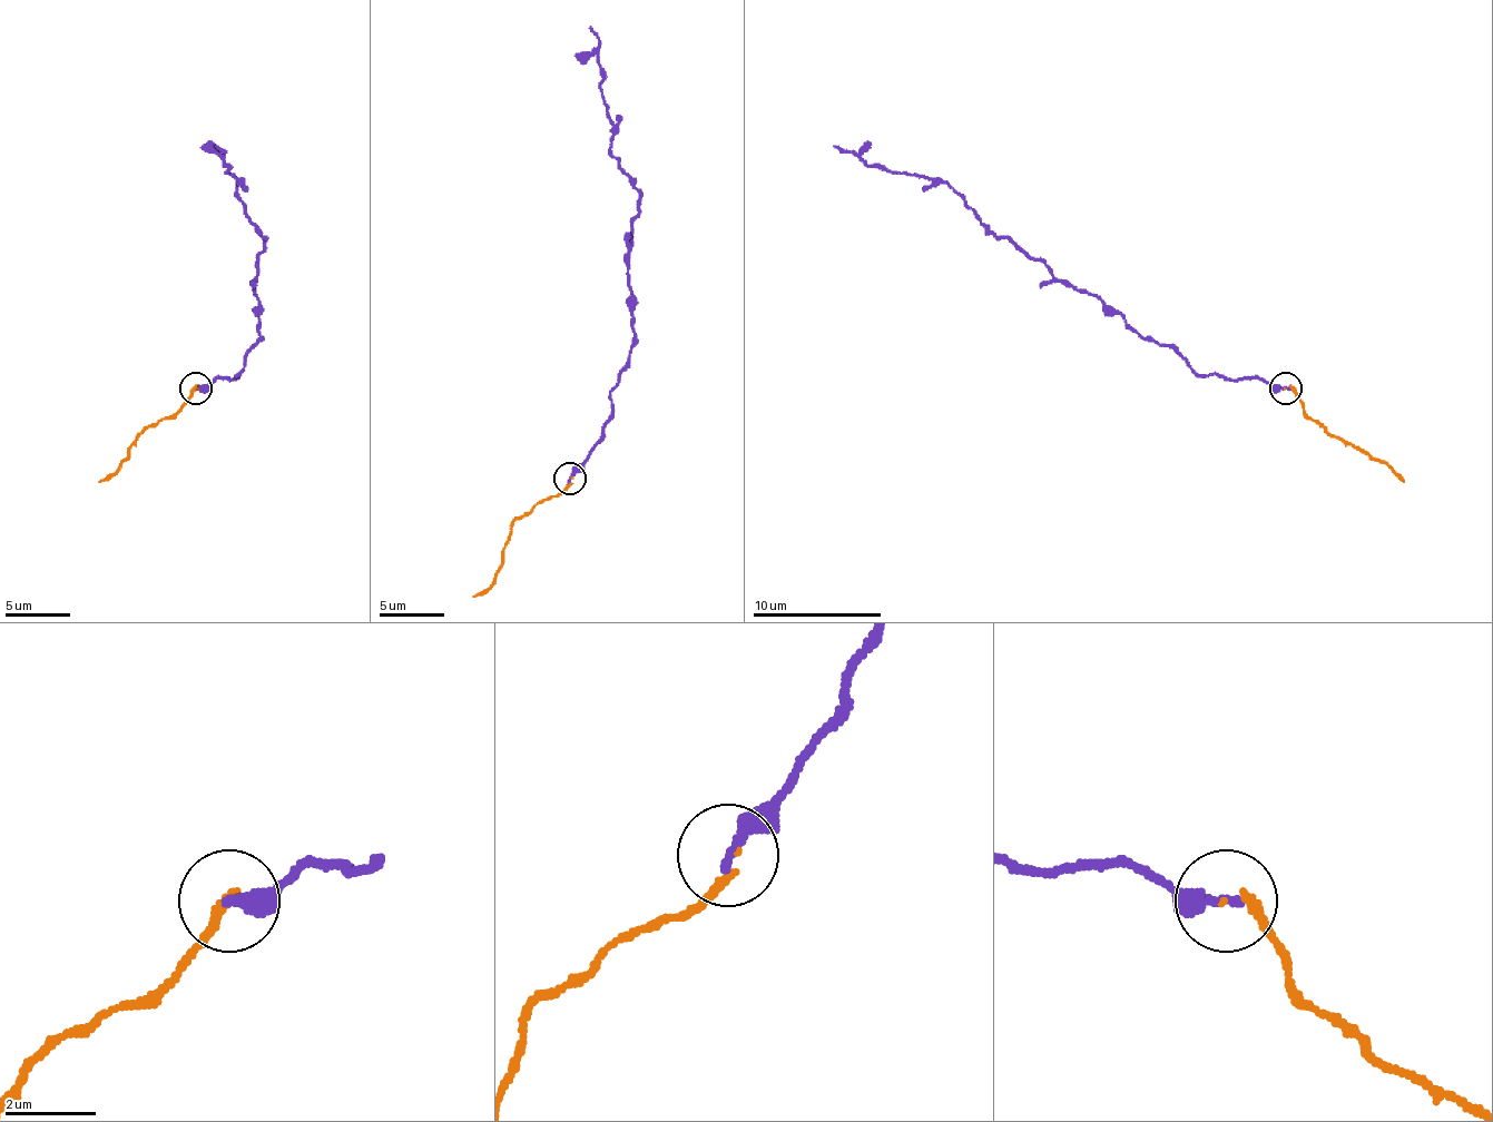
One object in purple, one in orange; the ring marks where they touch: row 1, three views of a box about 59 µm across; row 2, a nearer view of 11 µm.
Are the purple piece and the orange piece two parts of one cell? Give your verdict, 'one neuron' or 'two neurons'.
one neuron

